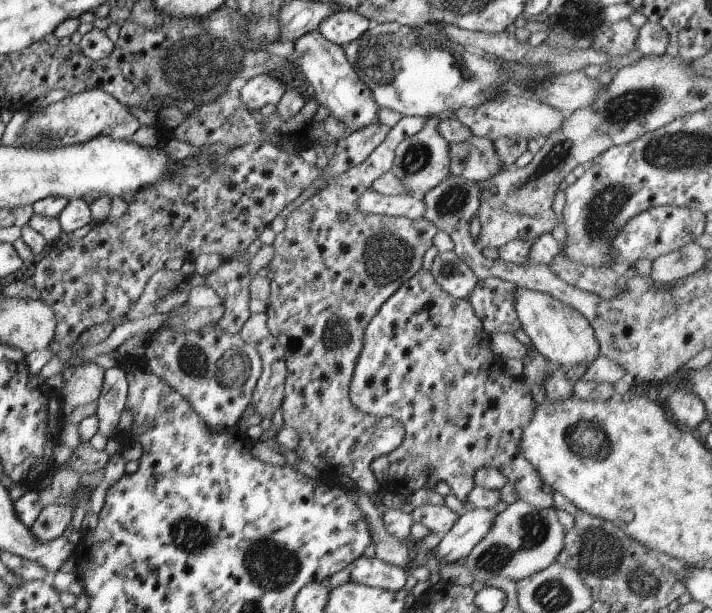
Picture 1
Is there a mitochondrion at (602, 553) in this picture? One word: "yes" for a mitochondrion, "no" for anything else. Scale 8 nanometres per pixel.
yes

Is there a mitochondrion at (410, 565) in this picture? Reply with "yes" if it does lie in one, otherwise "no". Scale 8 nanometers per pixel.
no

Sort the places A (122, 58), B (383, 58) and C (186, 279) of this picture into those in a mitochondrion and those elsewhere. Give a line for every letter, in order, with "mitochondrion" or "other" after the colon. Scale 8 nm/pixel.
A: other
B: mitochondrion
C: other

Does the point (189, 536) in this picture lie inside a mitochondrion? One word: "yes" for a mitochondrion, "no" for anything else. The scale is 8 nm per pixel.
yes

